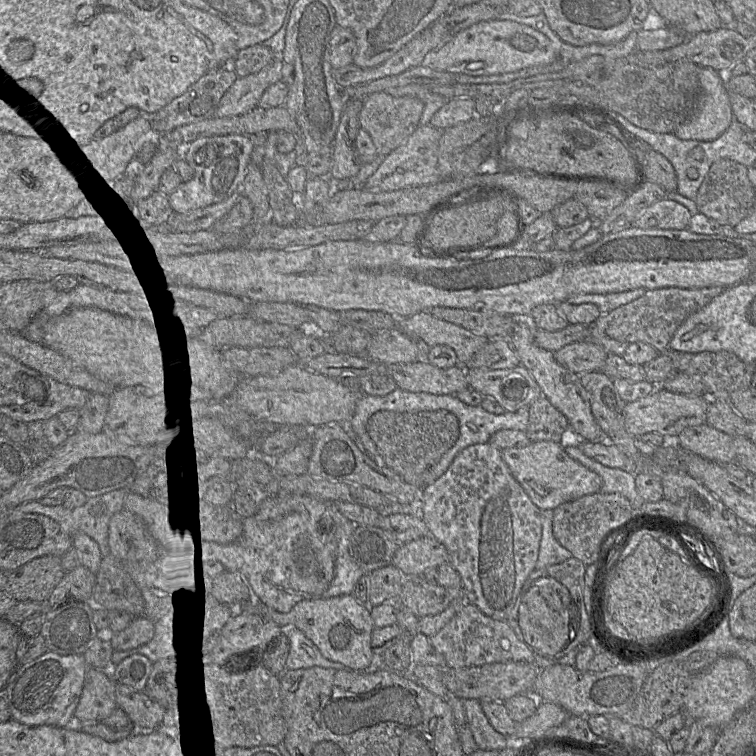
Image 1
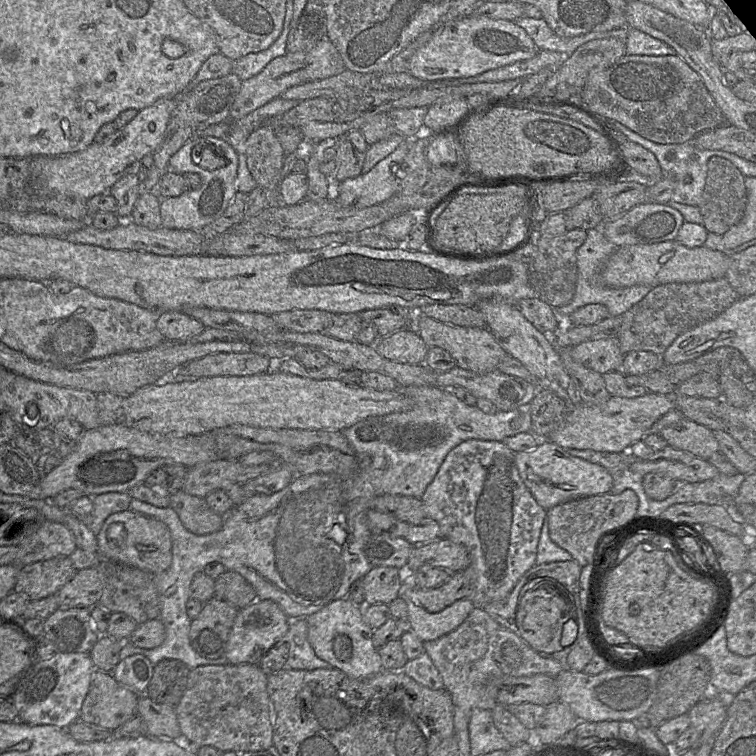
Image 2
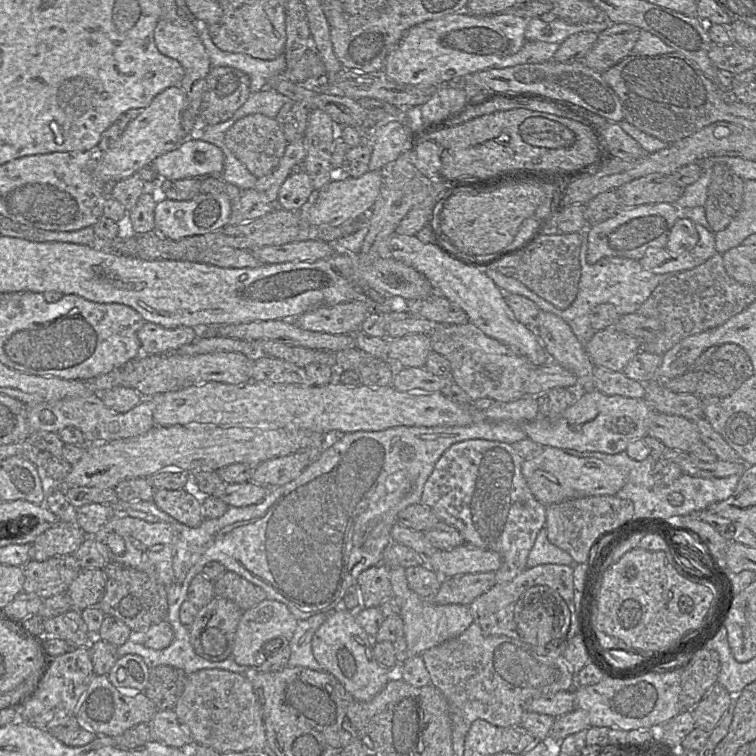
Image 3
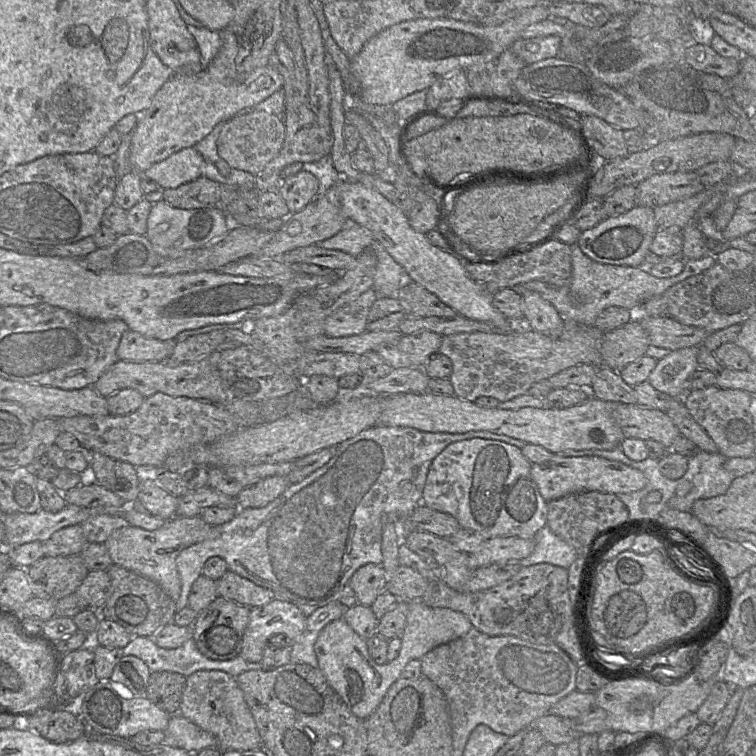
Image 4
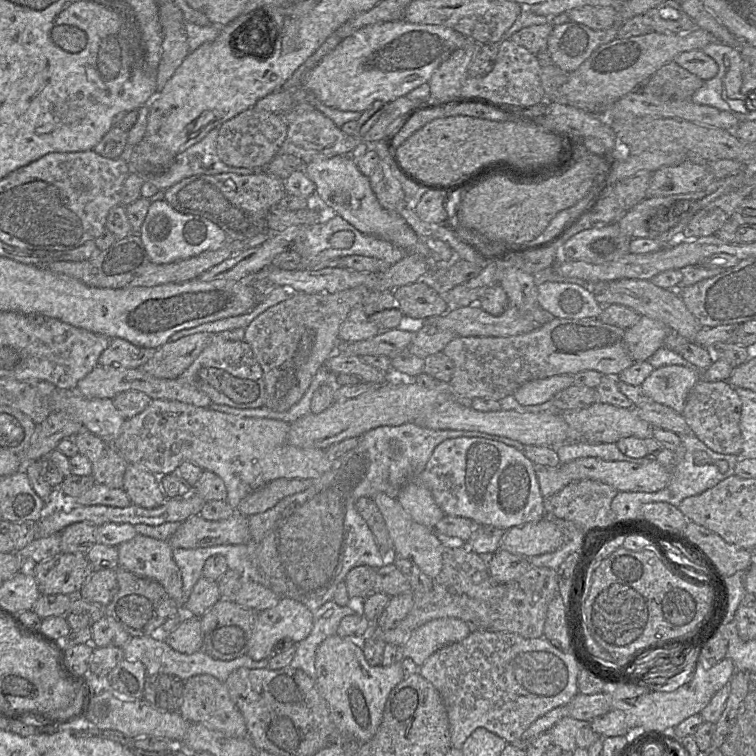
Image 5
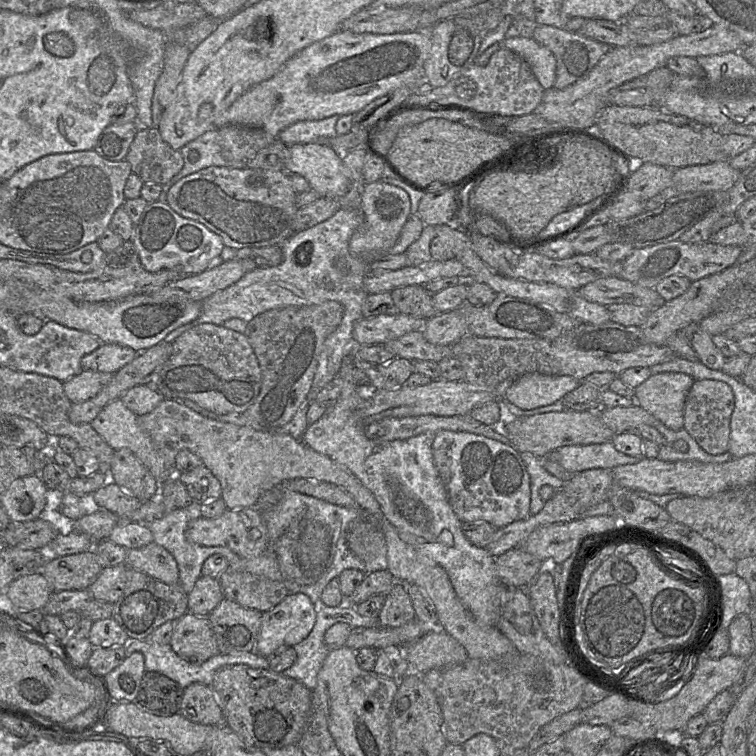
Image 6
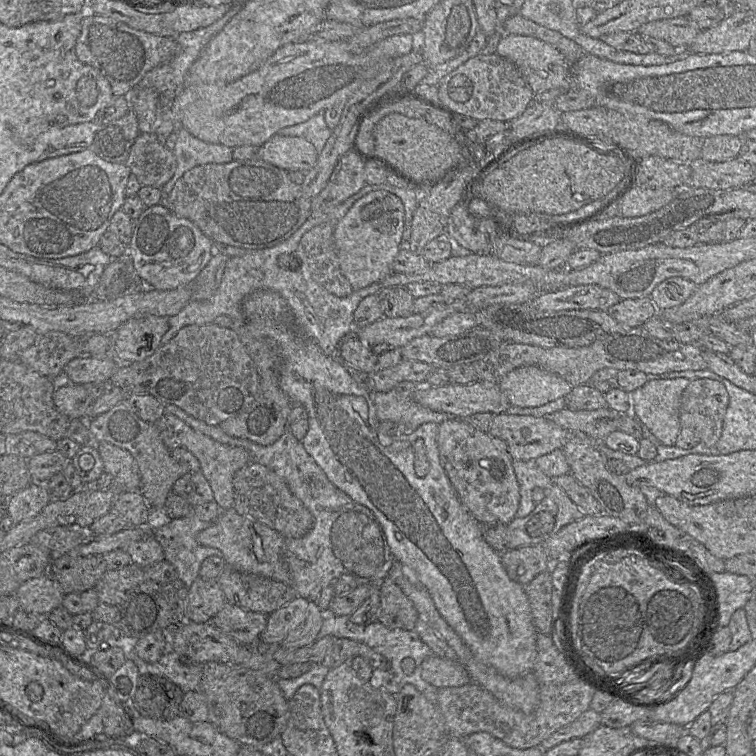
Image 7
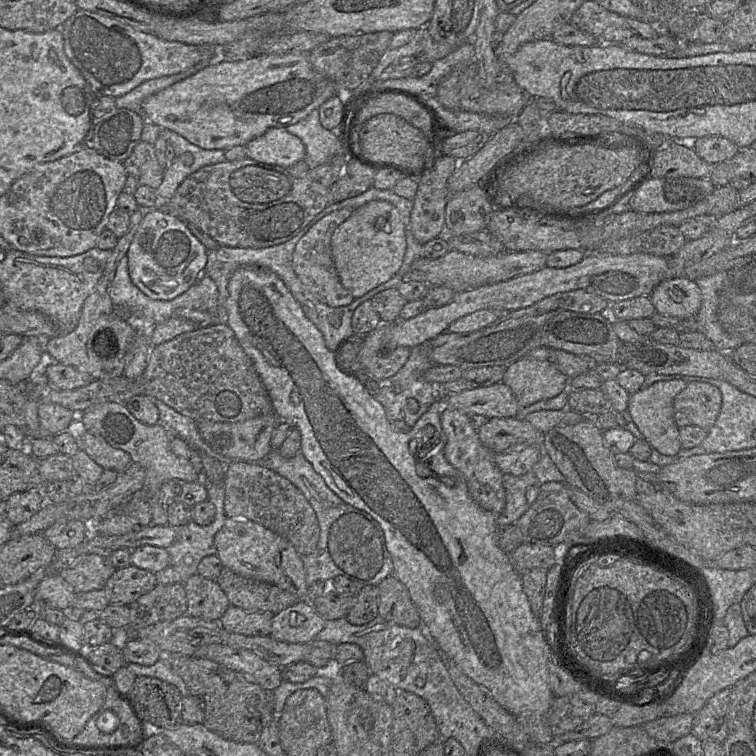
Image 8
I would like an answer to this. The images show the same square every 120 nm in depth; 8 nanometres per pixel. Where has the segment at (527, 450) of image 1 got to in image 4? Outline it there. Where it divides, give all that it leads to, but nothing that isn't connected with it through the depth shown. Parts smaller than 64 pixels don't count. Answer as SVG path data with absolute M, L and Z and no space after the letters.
M553 454L542 463L531 464L531 477L540 495L546 501L555 500L568 494L597 491L623 494L641 490L647 484L645 475L638 469L619 461L598 456L564 457Z

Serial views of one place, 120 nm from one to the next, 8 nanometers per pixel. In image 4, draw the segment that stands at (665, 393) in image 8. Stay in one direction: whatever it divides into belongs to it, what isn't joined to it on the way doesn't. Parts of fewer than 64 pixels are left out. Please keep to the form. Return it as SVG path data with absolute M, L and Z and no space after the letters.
M699 346L671 351L658 360L648 377L648 382L658 391L674 398L686 393L686 382L697 369Z

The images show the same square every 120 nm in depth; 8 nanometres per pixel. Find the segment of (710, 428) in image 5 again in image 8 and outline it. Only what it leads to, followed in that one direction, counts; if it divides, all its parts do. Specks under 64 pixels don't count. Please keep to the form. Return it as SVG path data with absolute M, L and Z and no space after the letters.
M690 382L673 401L674 421L679 428L698 426L708 431L722 405L719 388L705 382Z

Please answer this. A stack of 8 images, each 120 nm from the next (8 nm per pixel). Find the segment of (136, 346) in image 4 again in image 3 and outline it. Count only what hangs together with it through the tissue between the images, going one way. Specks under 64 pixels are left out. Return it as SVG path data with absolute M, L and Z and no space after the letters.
M146 322L139 329L137 337L141 343L141 352L145 355L176 352L198 338L197 329L178 327L166 329L157 324Z

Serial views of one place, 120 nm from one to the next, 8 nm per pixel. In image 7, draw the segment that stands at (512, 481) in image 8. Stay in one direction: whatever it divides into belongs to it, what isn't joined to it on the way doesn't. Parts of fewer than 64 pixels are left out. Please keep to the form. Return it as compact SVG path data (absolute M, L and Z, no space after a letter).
M534 460L513 461L513 469L519 484L520 501L516 518L528 516L536 507L533 500L534 488L547 489L553 484L553 479L545 475Z

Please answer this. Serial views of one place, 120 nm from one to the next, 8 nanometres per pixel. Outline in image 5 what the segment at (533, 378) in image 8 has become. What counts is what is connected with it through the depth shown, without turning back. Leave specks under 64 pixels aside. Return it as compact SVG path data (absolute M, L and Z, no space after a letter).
M554 375L524 383L513 396L521 405L536 405L551 400L555 394L573 384L573 375Z

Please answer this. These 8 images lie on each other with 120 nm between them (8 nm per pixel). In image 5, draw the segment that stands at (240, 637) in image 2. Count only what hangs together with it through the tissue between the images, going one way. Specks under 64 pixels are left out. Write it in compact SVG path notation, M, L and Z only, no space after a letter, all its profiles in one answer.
M281 598L277 605L257 612L251 646L246 655L259 661L269 659L271 650L280 639L289 639L294 644L305 639L313 627L313 613L302 603L291 599Z

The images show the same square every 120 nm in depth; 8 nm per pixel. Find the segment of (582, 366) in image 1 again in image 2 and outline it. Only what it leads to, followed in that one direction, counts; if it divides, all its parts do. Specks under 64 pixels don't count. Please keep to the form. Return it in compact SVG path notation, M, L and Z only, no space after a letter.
M616 336L584 341L571 347L569 353L575 362L602 375L621 370L624 358Z

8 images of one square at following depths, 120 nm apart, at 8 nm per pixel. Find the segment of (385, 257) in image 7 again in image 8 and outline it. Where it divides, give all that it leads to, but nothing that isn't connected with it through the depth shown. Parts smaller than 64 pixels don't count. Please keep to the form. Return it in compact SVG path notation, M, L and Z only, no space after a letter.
M372 200L355 209L331 237L331 253L341 284L359 298L398 273L406 252L406 226L391 203Z

